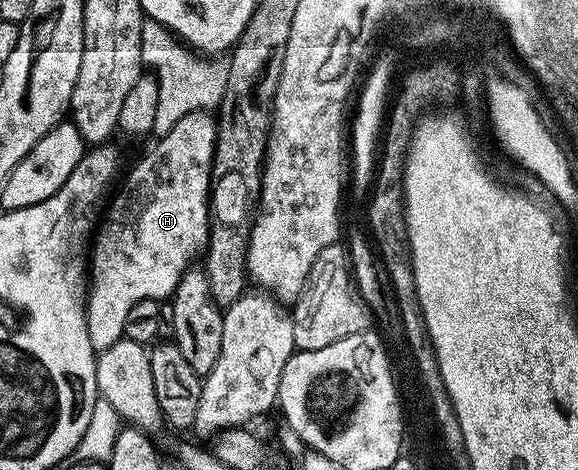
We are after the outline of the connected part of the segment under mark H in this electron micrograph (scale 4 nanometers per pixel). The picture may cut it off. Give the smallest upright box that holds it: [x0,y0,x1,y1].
[86,112,216,352]

